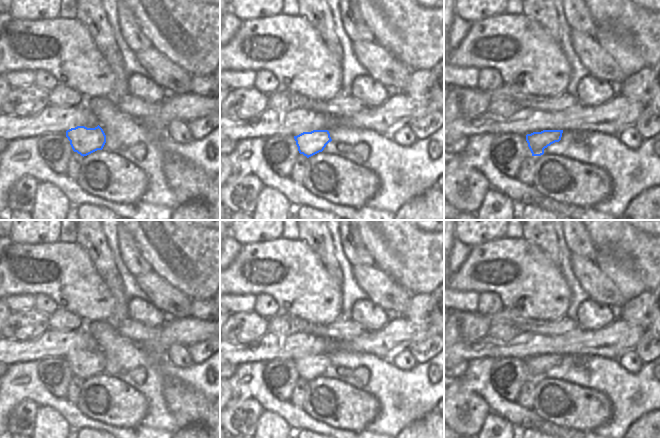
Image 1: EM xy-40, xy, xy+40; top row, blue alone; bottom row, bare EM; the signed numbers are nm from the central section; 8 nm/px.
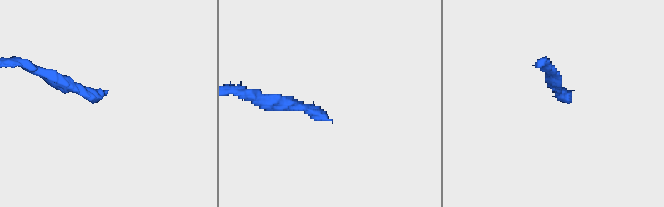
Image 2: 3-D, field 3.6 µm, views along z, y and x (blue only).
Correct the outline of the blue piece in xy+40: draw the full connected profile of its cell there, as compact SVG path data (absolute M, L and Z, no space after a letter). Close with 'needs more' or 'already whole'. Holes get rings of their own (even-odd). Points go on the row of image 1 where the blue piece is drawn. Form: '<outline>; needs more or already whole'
M543 130L526 135L526 141L532 156L543 155L545 148L560 140L577 142L579 139L580 132L573 132L571 130Z; needs more

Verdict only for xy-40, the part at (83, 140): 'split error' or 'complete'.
complete

